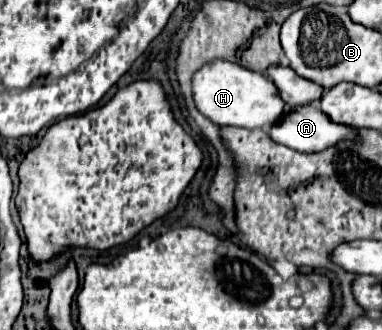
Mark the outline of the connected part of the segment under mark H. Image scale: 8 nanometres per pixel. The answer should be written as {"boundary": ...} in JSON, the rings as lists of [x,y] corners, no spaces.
{"boundary":[[[212,60],[202,64],[192,74],[192,98],[206,118],[216,126],[242,126],[242,128],[262,128],[274,124],[284,114],[284,102],[278,88],[260,72],[248,70],[230,60]]]}

